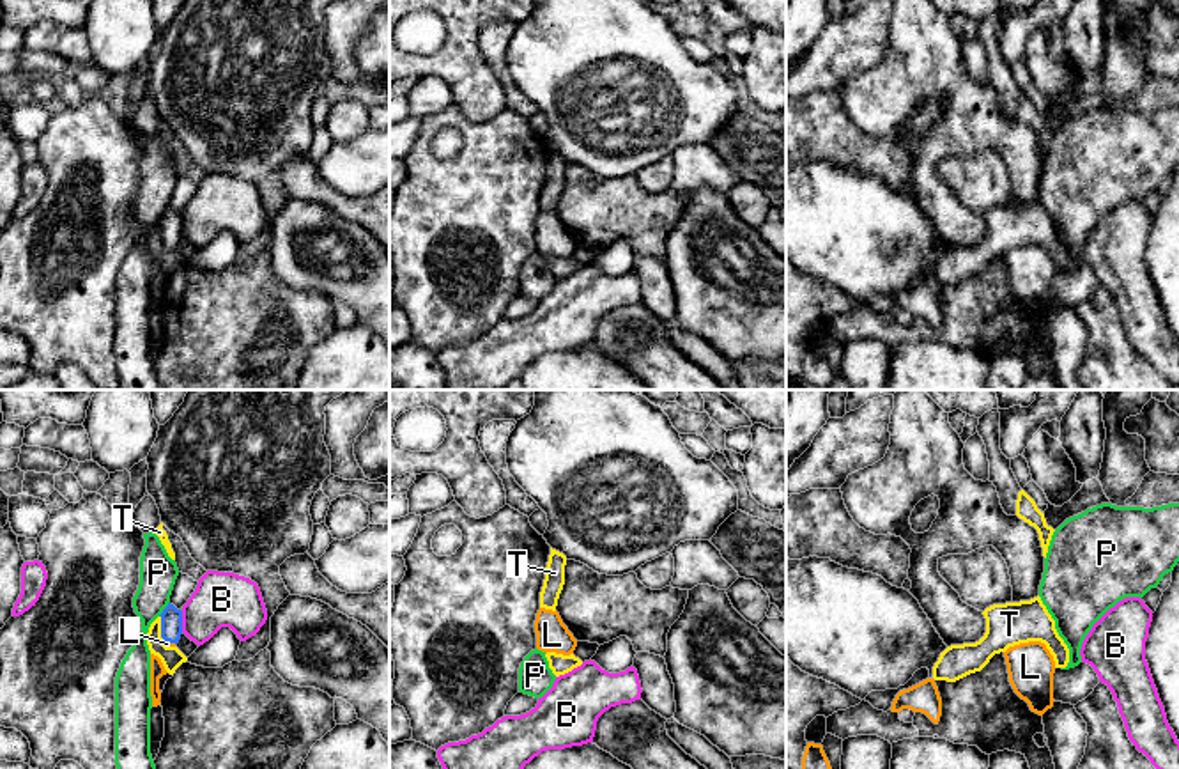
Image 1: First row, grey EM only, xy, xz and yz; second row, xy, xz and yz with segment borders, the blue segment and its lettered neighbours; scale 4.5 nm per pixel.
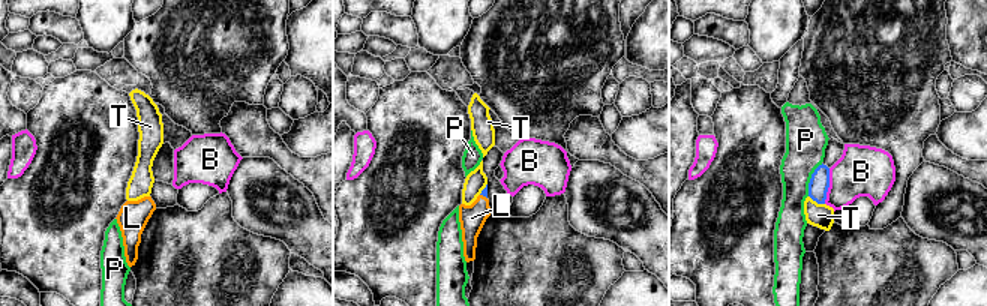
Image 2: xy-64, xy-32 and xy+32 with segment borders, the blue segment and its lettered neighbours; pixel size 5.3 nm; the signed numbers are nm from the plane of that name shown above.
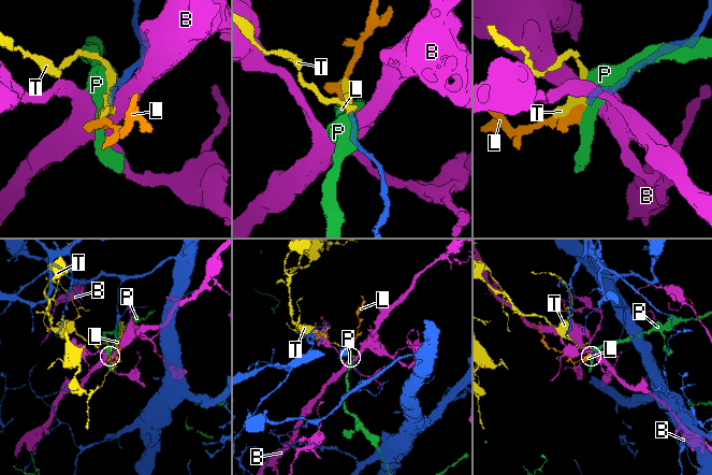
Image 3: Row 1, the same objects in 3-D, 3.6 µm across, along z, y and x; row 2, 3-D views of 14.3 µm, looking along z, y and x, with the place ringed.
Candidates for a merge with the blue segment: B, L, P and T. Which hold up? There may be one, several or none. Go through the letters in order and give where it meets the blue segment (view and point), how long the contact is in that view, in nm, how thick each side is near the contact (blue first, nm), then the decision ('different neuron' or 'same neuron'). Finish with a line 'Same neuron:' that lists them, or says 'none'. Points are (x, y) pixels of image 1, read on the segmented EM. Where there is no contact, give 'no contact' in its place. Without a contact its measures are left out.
B: contact xy (181, 622); length 100 nm; calibres 100 and 260 nm; different neuron
L: contact xy (170, 642); length 60 nm; calibres 100 and 20 nm; same neuron
P: contact xy (165, 608); length 90 nm; calibres 100 and 170 nm; different neuron
T: contact xy (161, 628); length 120 nm; calibres 100 and 100 nm; different neuron
Same neuron: L

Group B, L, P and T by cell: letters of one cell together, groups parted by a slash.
B / L / P / T

